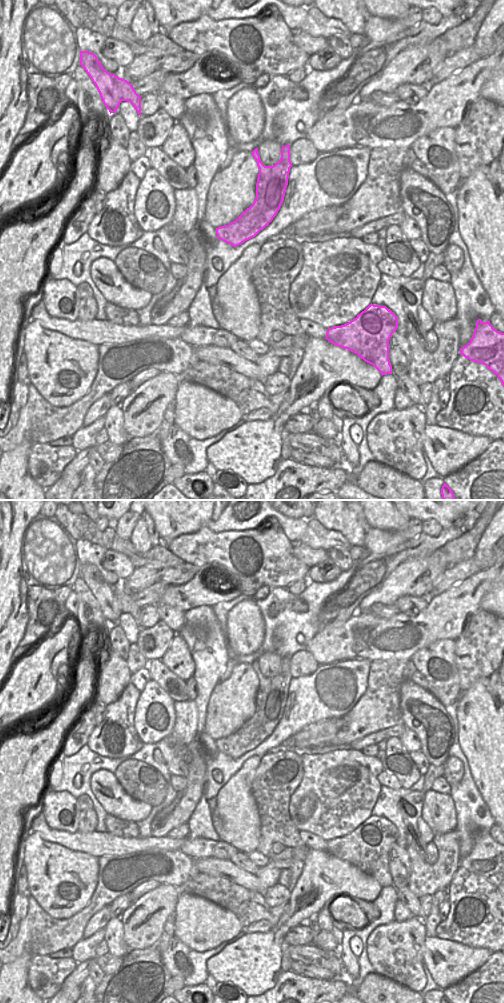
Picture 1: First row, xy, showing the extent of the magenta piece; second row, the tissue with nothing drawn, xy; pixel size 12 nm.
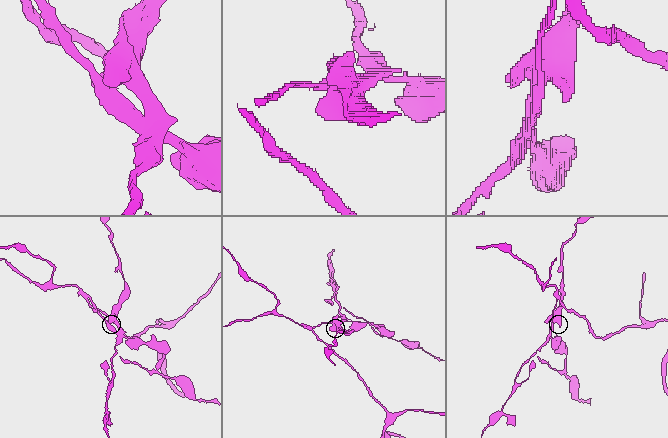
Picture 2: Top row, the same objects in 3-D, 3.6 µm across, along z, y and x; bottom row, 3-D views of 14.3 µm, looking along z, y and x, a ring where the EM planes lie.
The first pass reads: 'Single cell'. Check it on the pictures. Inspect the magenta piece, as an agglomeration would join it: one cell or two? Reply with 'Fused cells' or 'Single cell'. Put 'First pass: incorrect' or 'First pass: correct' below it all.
Fused cells.
First pass: incorrect

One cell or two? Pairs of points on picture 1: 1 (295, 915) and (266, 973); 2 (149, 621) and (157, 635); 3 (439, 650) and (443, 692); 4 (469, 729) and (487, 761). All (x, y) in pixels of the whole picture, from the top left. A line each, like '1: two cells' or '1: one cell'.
1: one cell
2: two cells
3: one cell
4: one cell

